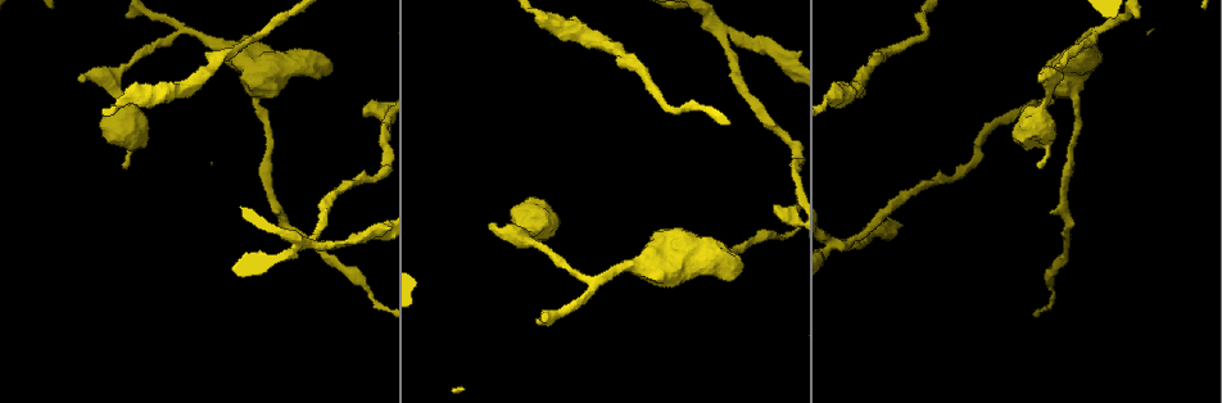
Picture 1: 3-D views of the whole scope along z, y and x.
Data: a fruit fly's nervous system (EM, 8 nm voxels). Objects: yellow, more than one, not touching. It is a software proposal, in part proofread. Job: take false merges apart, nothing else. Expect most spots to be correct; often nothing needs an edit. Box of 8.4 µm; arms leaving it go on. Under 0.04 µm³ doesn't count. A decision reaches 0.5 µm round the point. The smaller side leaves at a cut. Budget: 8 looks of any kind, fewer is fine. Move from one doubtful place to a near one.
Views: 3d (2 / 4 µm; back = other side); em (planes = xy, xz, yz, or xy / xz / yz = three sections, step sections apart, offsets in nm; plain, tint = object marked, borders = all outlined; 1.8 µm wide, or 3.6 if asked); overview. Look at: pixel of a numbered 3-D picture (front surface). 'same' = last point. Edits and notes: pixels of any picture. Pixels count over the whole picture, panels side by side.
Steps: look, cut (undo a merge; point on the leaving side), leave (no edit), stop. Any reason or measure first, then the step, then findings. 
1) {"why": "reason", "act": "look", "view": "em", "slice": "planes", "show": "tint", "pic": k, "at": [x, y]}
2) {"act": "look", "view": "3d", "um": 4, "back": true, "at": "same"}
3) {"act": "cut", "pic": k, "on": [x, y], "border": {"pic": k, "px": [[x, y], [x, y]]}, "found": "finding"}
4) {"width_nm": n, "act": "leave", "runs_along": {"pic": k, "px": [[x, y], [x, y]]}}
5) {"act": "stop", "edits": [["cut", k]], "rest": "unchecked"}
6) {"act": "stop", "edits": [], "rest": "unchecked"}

{"act": "look", "view": "em", "um": 3.6, "slice": "planes", "show": "tint", "pic": 1, "at": [367, 294]}

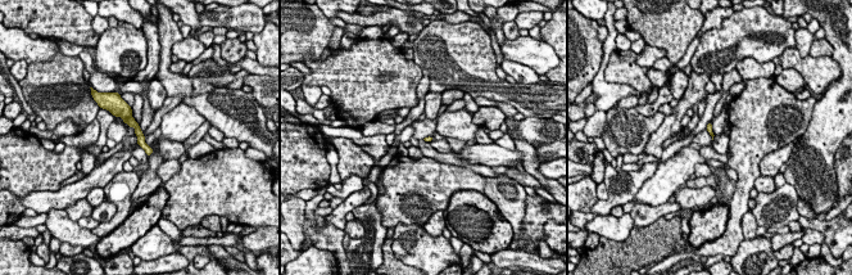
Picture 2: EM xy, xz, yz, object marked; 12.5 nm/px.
{"width_nm": 70, "act": "leave", "runs_along": {"pic": 2, "px": [[113, 109], [136, 127], [149, 150]]}, "found": "one neuron here"}

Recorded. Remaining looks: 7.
{"why": "sudden change in width", "act": "look", "view": "3d", "um": 4, "pic": 1, "at": [254, 63]}

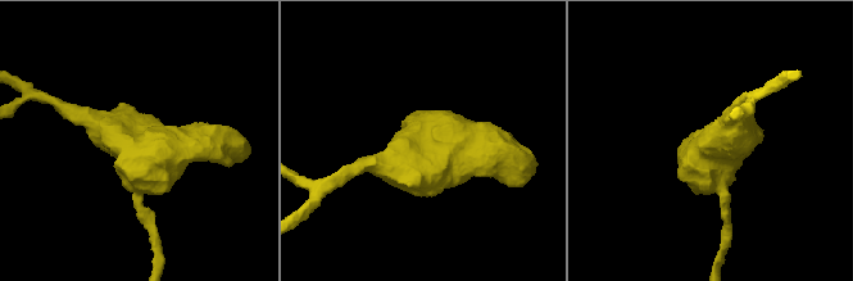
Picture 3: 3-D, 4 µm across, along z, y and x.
{"why": "shape alone is not enough", "act": "look", "view": "em", "um": 3.6, "slice": "planes", "show": "tint", "pic": 3, "at": [728, 144]}

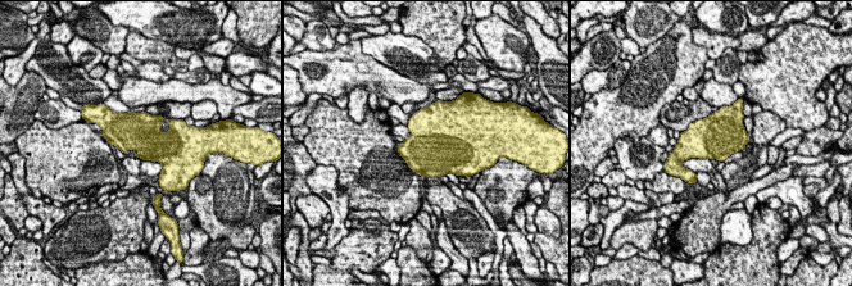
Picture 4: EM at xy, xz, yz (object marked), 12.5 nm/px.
{"width_nm": 550, "act": "leave", "found": "continuous, no second neuron"}

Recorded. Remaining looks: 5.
{"why": "sharp bend", "act": "look", "view": "3d", "um": 4, "pic": 1, "at": [717, 32]}

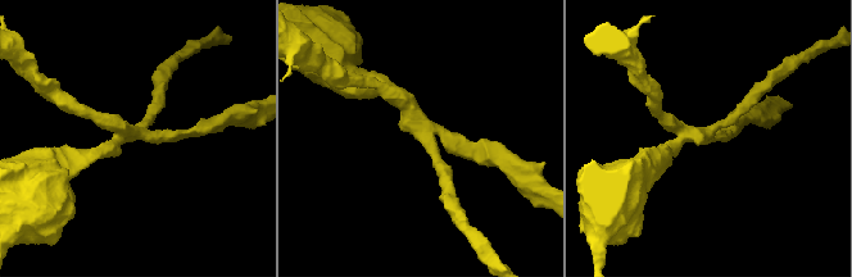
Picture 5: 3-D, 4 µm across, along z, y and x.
{"arms": 4, "act": "look", "view": "em", "slice": "xy", "step": 4, "show": "tint", "pic": 5, "at": [422, 135]}

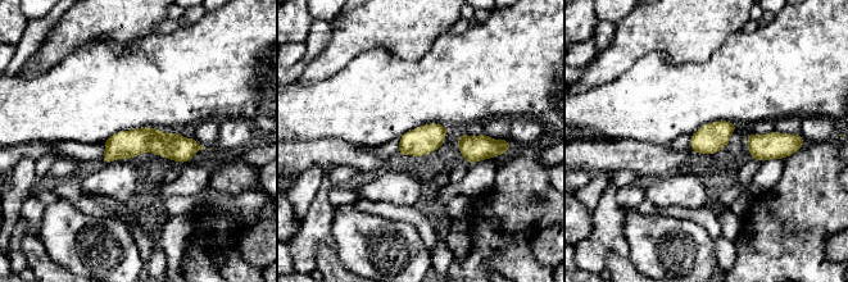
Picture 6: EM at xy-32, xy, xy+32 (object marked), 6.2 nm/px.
{"width_nm": 180, "act": "cut", "pic": 6, "on": [128, 144], "border": {"pic": 6, "px": [[157, 130], [145, 150]]}, "found": "two neurons meet here"}

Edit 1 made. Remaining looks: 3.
{"act": "stop", "edits": [["cut", 6]], "rest": "unchecked"}

